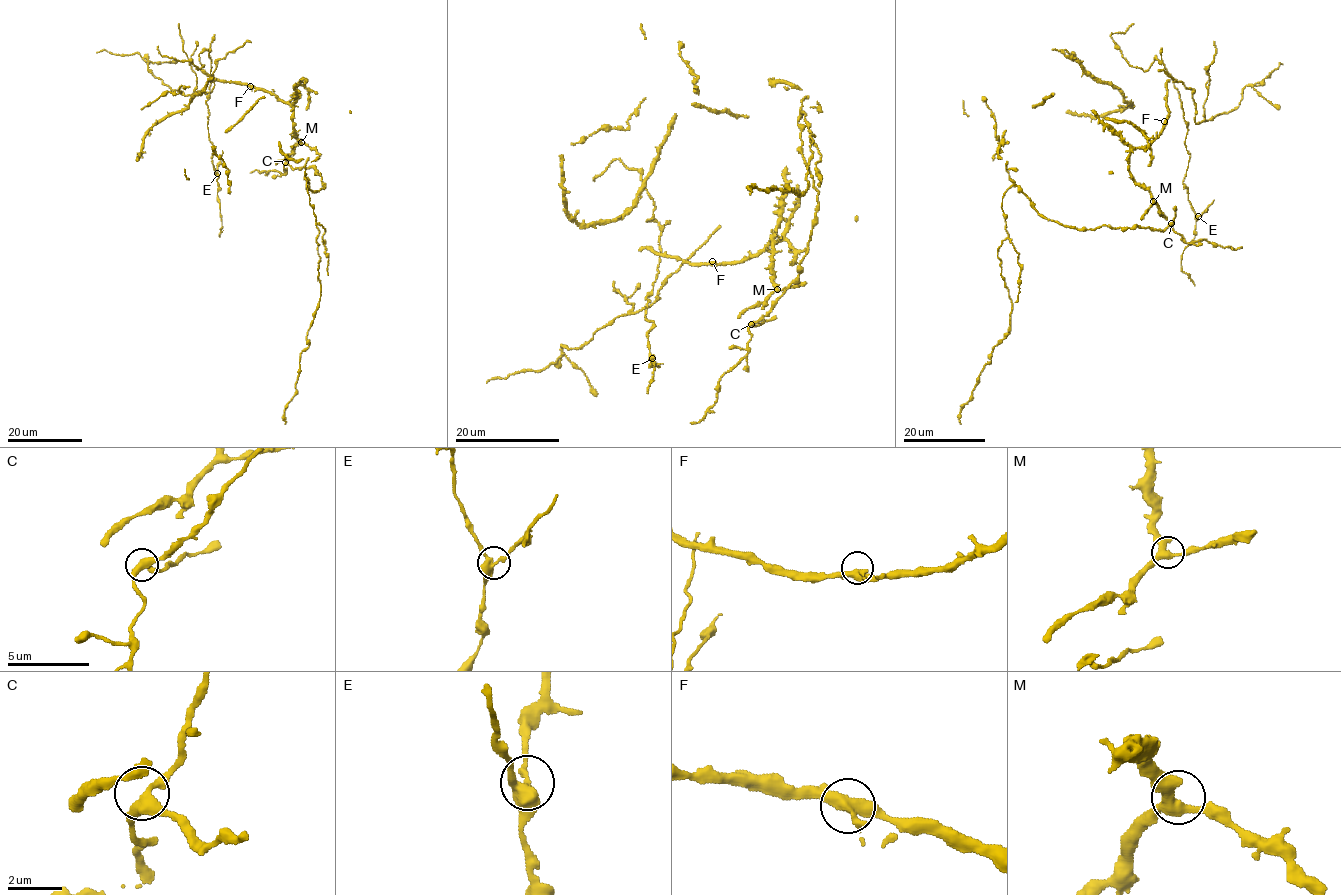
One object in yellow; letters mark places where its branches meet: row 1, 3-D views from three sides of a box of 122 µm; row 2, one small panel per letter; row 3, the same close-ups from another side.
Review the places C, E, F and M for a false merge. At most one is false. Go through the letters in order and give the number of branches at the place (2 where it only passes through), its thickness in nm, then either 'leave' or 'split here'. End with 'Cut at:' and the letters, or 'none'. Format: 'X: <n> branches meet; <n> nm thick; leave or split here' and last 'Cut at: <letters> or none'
C: 3 branches meet; 360 nm thick; leave
E: 3 branches meet; 360 nm thick; split here
F: 3 branches meet; 360 nm thick; leave
M: 3 branches meet; 360 nm thick; leave
Cut at: E

